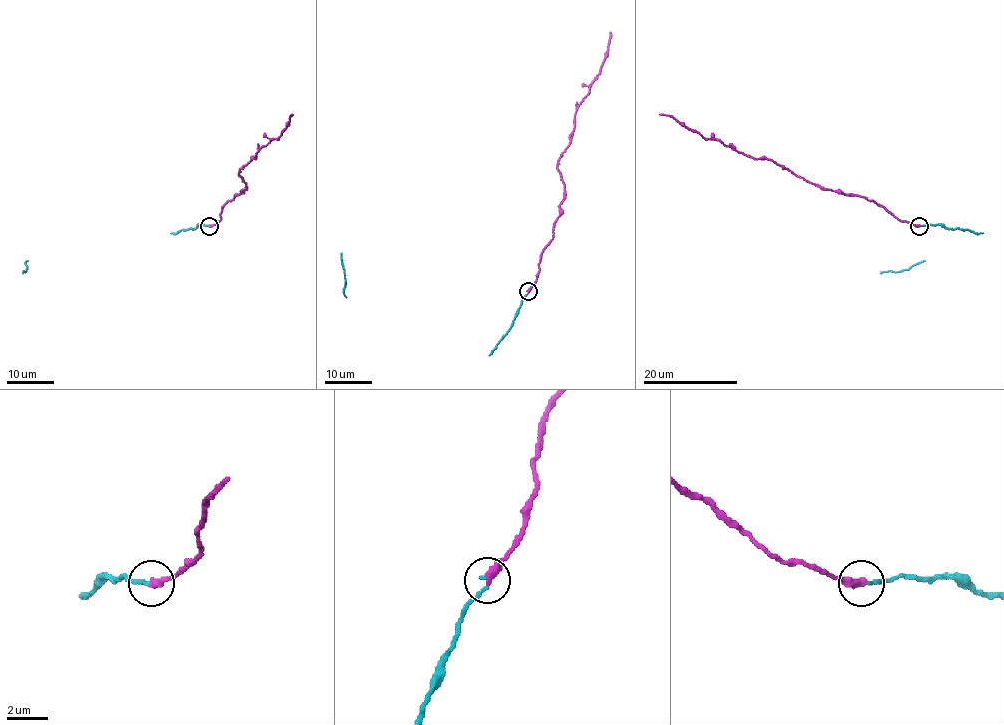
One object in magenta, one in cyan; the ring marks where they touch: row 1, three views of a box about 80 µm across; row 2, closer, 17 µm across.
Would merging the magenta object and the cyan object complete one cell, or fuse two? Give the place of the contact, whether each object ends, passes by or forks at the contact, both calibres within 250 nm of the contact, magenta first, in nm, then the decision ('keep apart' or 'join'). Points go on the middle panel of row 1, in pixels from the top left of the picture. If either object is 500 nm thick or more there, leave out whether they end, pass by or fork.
at (528, 291); magenta ends there; cyan ends there; 400 nm thick on the magenta side, 170 nm on the other; join

